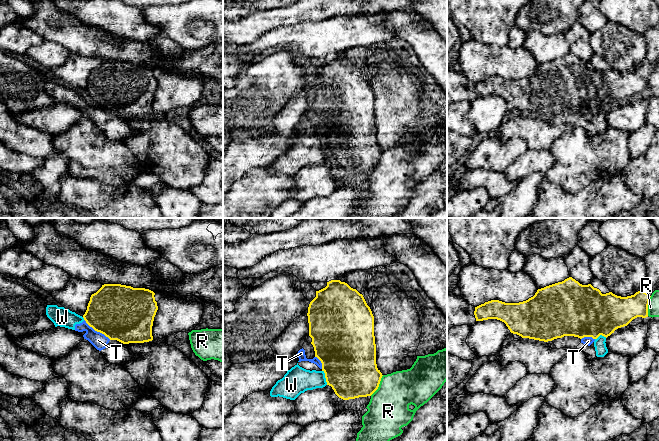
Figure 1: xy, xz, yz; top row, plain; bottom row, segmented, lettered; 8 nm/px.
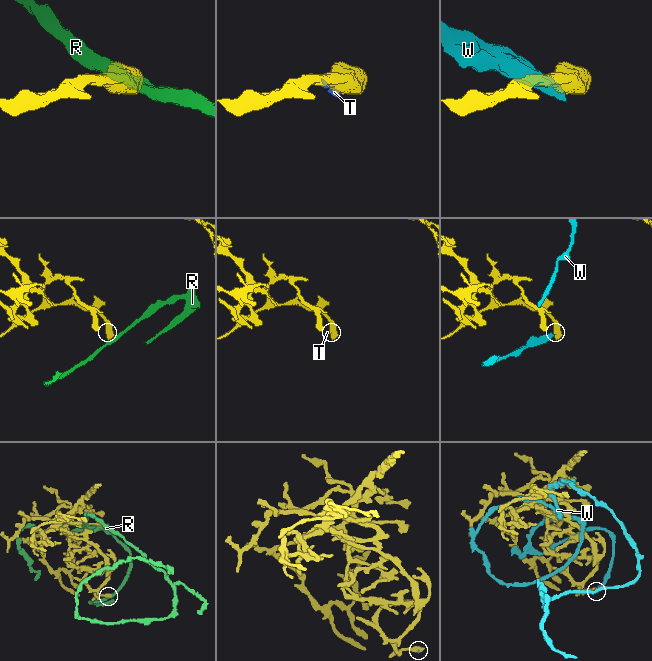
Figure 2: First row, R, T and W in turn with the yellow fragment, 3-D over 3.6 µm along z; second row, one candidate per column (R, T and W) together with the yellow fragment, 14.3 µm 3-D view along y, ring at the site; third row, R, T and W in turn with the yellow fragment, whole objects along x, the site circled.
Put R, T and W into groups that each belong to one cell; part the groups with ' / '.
R / T W

